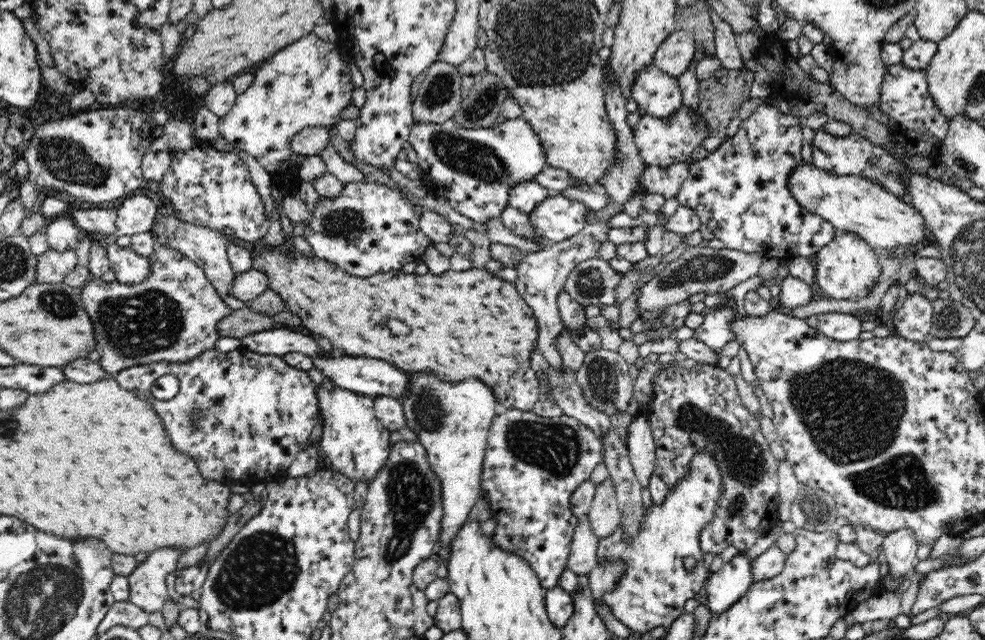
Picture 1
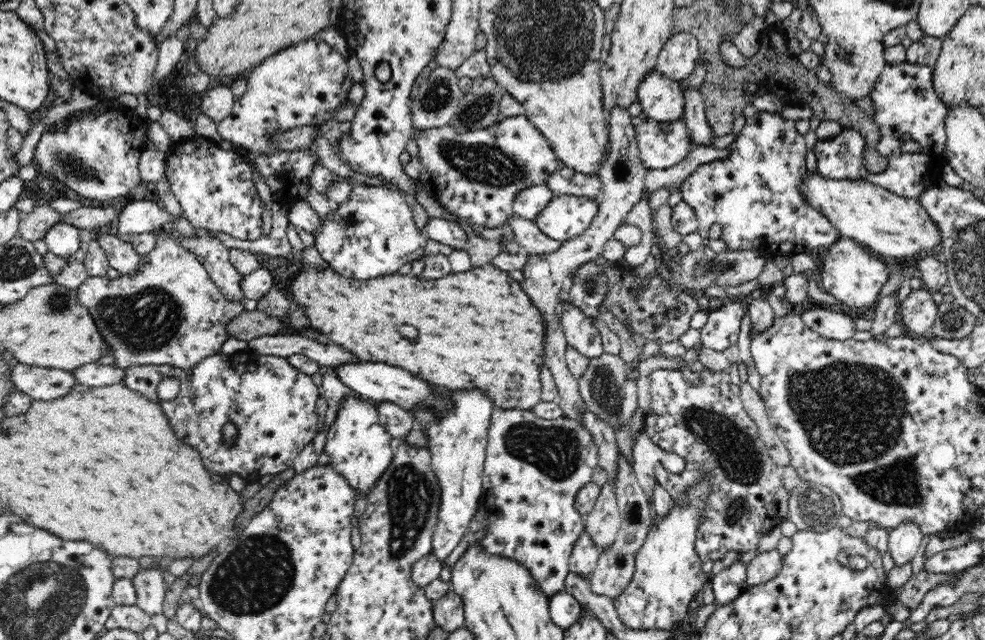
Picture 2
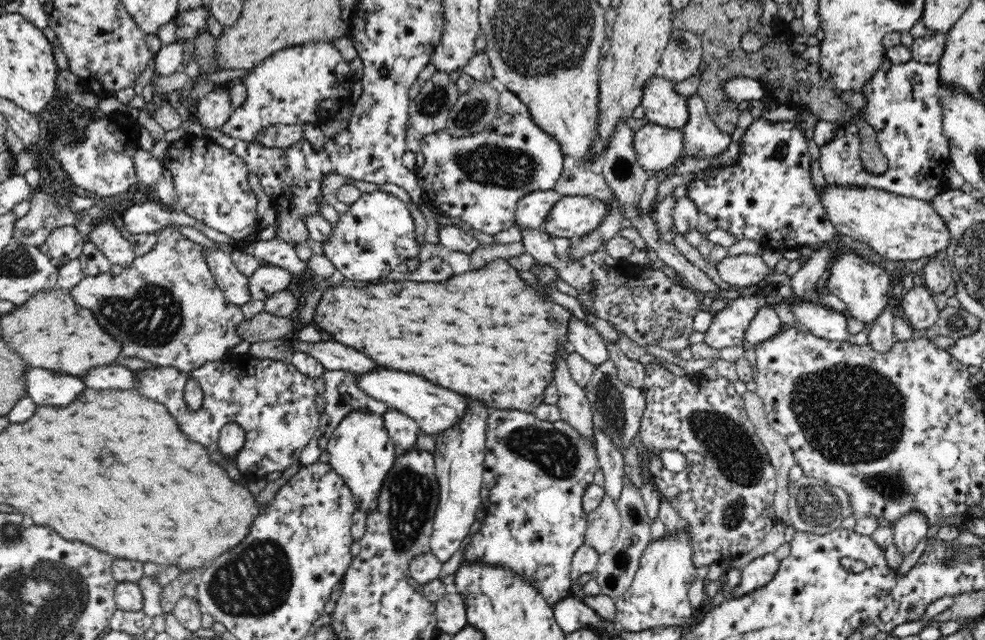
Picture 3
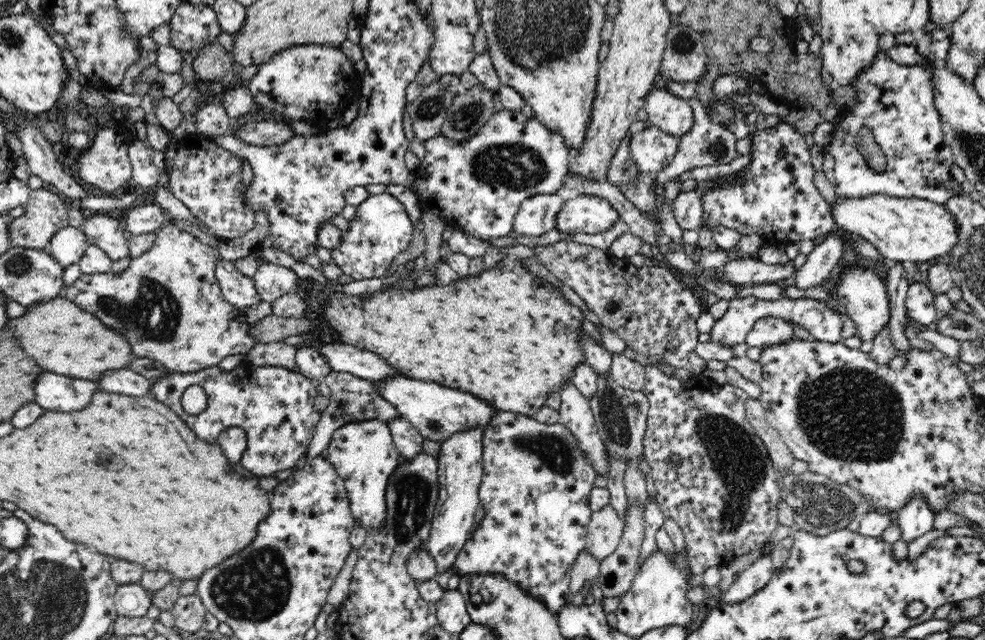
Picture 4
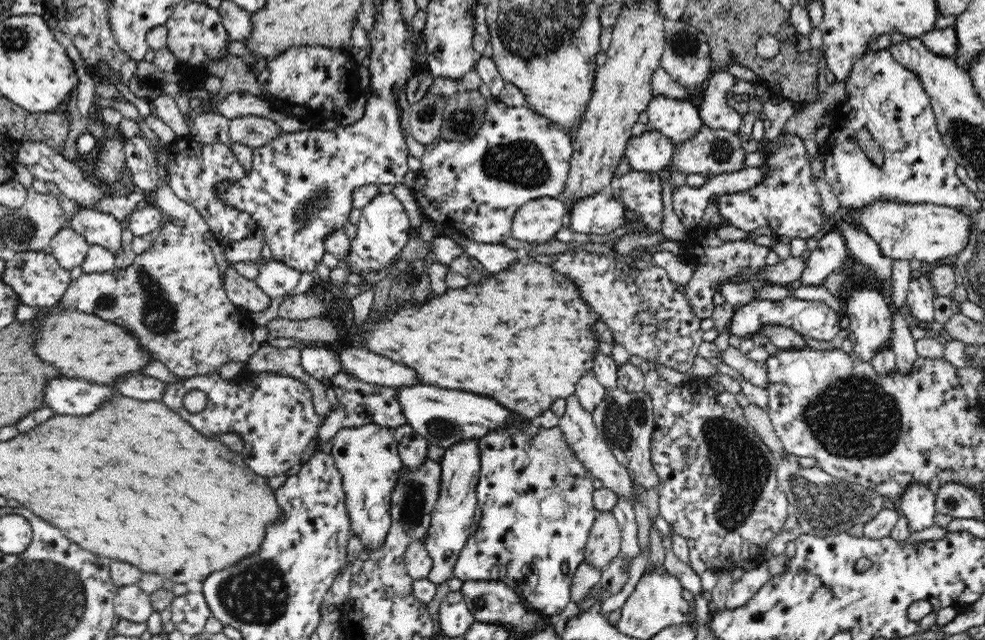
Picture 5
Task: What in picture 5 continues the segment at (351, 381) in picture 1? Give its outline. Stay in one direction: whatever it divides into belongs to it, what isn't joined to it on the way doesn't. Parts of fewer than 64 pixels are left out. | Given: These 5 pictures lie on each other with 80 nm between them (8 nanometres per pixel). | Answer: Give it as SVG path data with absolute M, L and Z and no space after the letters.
M410 384L398 386L396 399L400 409L410 426L421 434L429 444L436 444L442 448L450 448L460 440L482 438L488 432L502 426L512 412L502 407L498 401L487 396L480 396L471 392L440 388L433 384Z

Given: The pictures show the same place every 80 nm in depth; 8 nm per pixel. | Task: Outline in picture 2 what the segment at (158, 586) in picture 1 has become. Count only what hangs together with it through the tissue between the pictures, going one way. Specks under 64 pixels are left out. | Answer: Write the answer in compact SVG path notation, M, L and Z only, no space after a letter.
M154 556L154 565L149 568L140 568L131 578L134 590L136 591L135 604L150 615L160 614L160 612L162 612L164 599L169 595L165 579L172 560L174 560L174 558L171 558L170 556Z

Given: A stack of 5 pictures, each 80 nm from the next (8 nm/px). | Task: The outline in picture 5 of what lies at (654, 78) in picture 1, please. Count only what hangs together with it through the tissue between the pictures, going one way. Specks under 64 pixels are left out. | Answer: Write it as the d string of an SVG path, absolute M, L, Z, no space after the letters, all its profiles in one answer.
M653 96L647 106L648 127L659 130L677 146L702 128L699 107L686 99Z

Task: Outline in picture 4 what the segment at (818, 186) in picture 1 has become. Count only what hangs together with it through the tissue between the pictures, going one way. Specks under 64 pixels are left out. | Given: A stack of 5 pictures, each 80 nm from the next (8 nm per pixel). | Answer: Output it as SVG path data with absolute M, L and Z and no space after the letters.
M836 194L834 202L830 203L831 216L839 229L845 231L850 238L862 238L870 242L880 255L890 263L909 261L920 264L935 260L949 254L958 243L957 222L941 204L930 200L898 198L887 194L870 194L864 198L846 198Z

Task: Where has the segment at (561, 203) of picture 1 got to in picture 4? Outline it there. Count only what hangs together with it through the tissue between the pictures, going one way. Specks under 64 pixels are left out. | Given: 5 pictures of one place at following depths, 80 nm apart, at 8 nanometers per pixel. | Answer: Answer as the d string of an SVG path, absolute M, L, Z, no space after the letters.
M581 194L564 201L555 219L555 229L565 235L594 235L606 232L619 220L619 214L608 200Z

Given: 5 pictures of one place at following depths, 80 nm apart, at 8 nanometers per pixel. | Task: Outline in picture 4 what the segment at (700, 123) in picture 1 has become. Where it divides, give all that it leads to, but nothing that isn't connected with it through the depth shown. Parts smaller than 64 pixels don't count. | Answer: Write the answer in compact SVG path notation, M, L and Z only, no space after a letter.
M646 124L641 132L630 134L629 139L632 158L641 173L664 170L673 160L681 137Z

